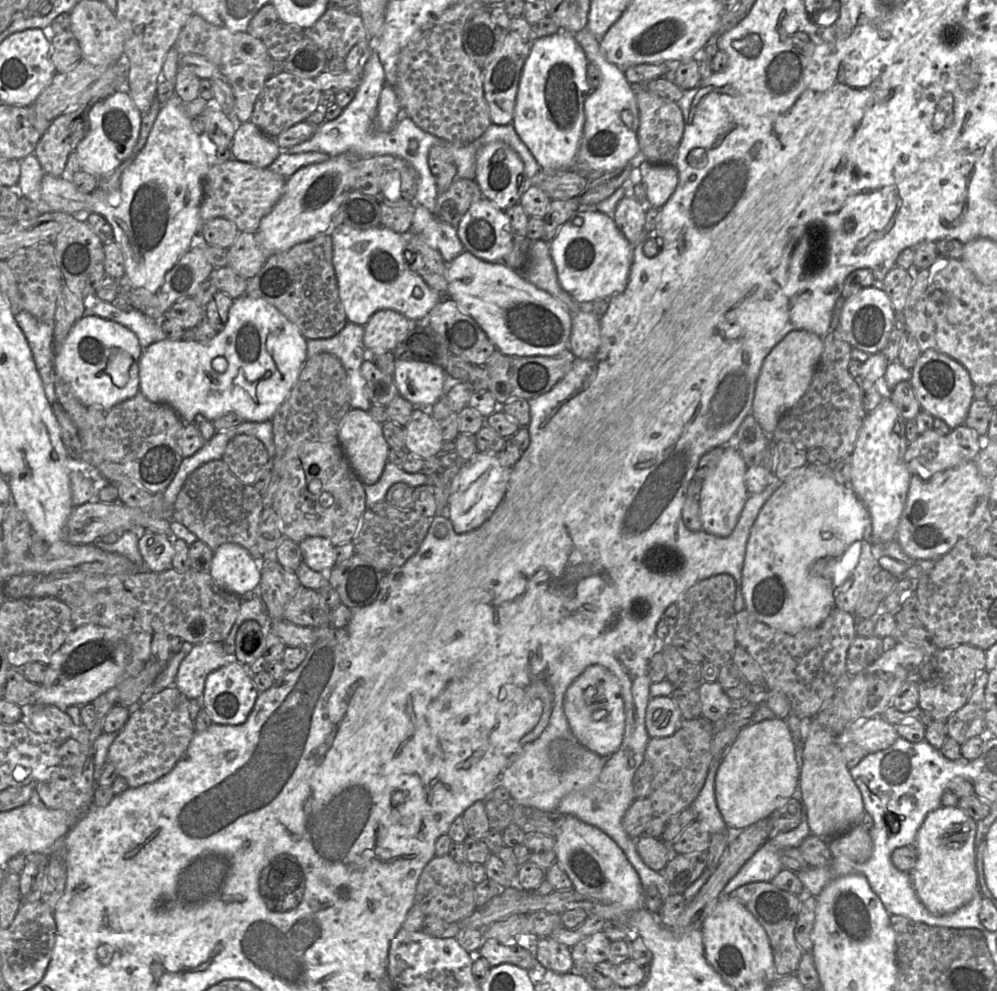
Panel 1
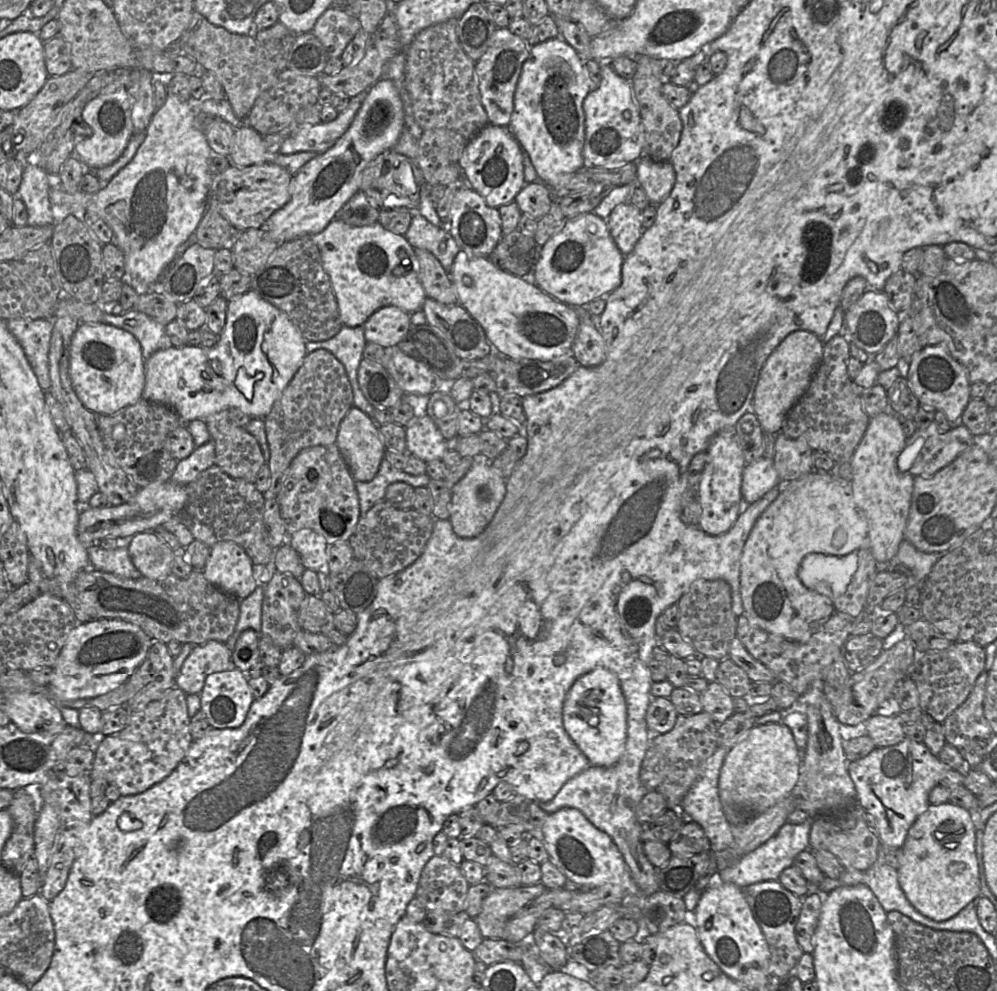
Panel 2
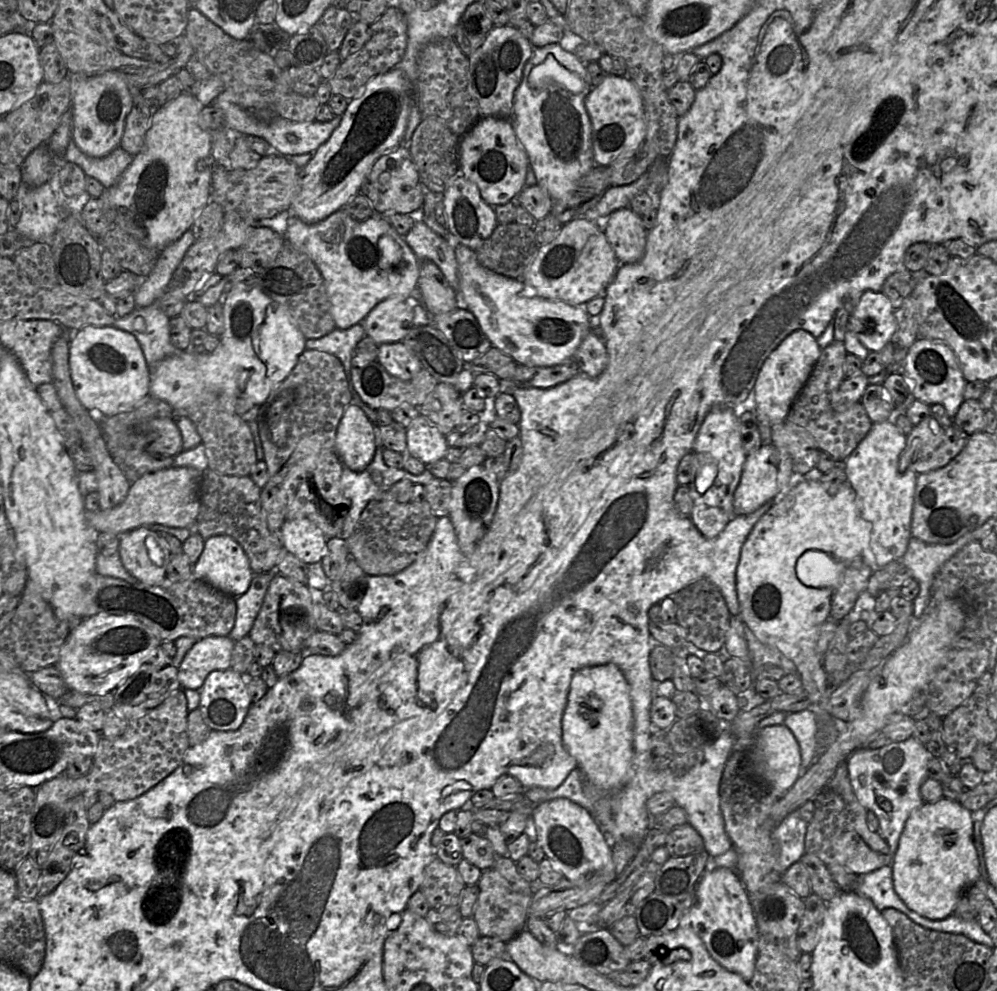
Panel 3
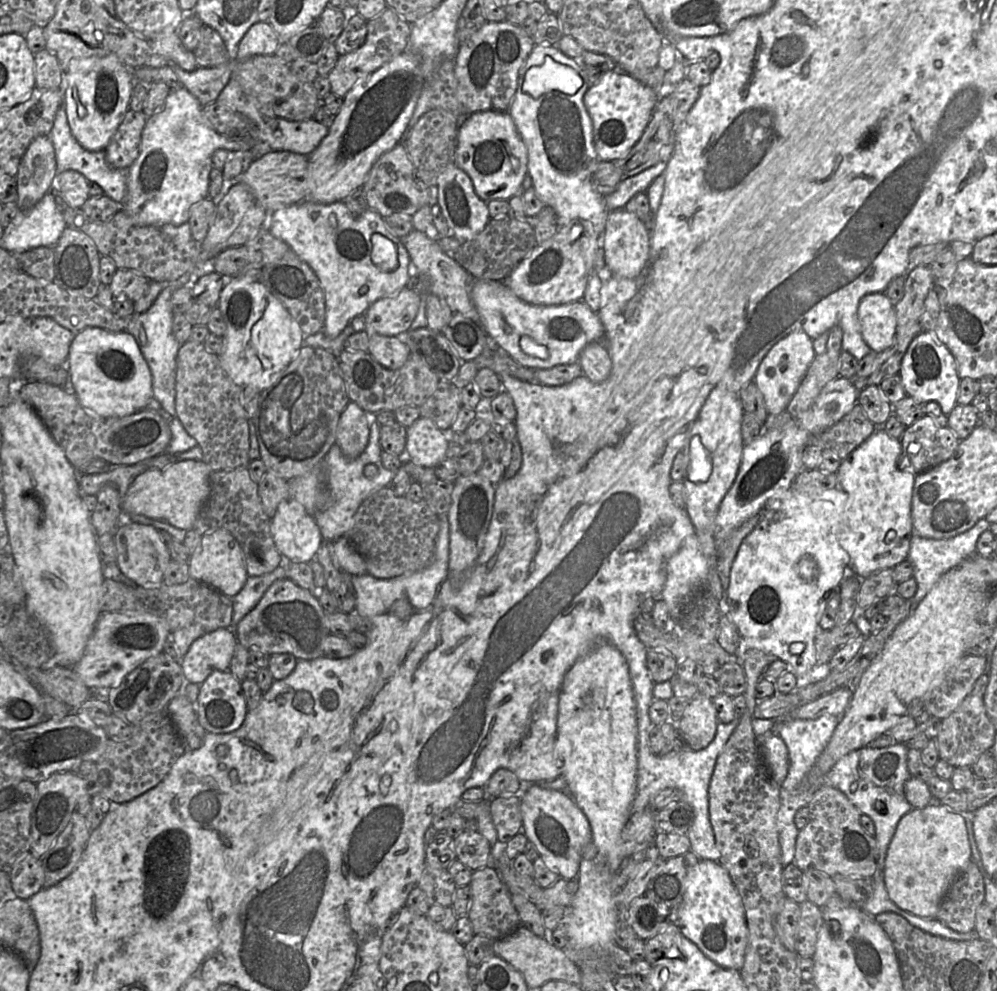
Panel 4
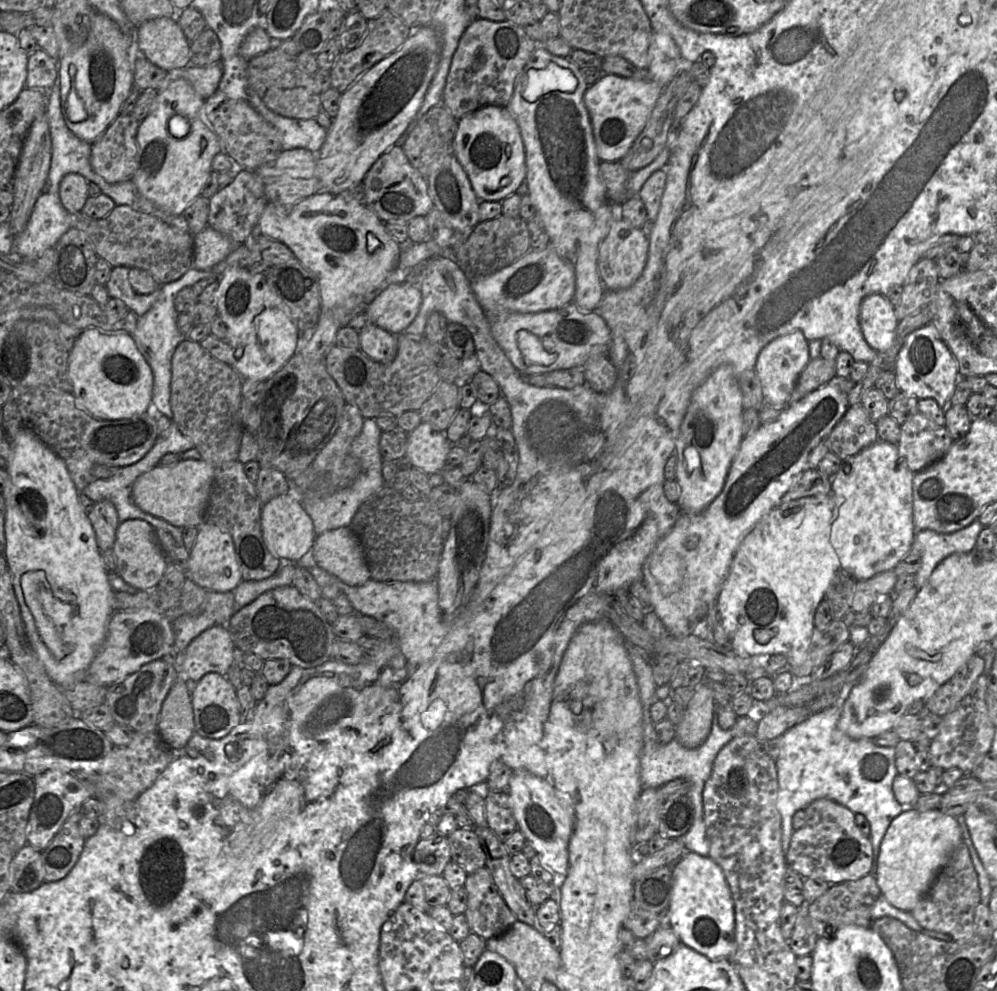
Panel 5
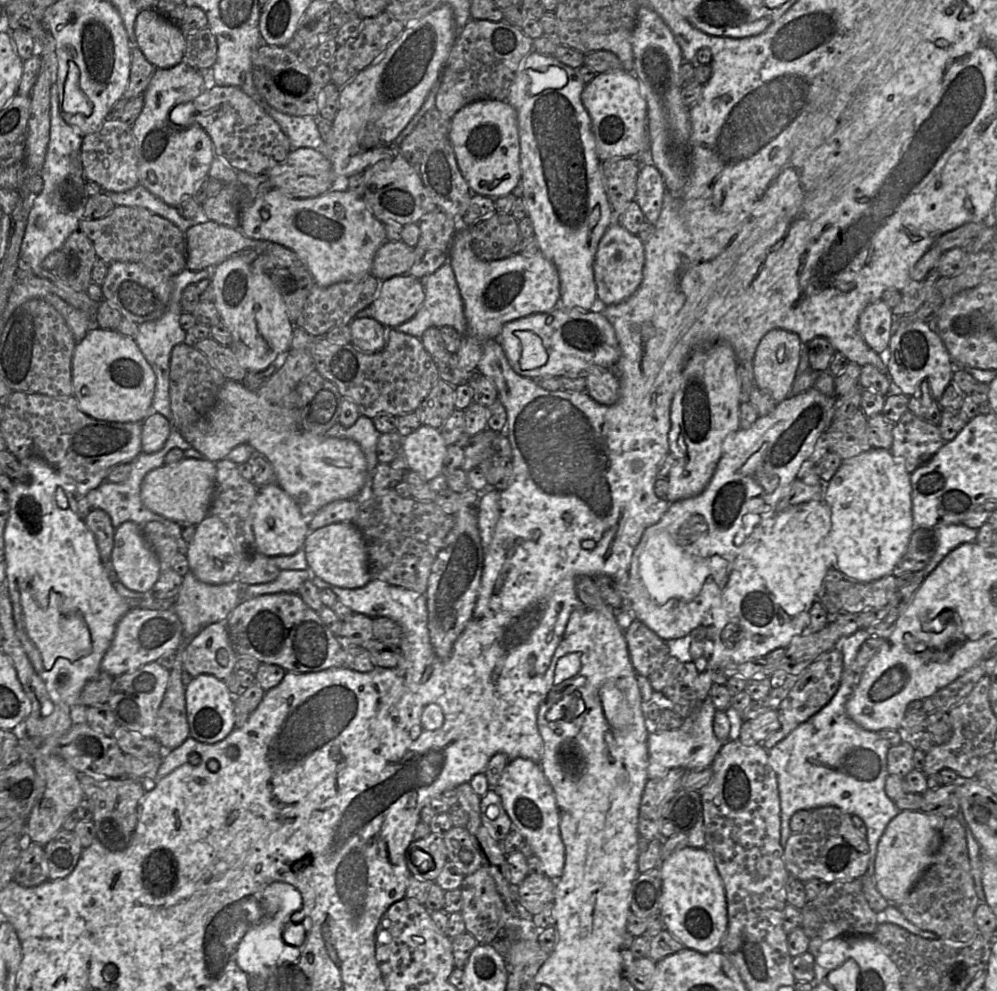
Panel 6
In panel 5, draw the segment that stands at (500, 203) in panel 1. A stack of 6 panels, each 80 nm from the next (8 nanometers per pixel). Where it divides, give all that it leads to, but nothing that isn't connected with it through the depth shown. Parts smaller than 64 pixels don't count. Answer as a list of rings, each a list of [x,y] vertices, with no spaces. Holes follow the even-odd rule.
[[[487,105],[458,120],[454,138],[454,154],[469,177],[480,200],[503,201],[515,194],[526,178],[525,148],[519,125],[506,106]]]

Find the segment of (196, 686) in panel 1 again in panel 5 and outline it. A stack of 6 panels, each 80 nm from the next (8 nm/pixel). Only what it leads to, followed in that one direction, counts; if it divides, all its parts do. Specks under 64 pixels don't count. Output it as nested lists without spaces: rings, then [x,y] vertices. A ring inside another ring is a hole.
[[[215,625],[194,638],[184,651],[182,673],[195,682],[210,672],[225,676],[238,659],[226,625]]]

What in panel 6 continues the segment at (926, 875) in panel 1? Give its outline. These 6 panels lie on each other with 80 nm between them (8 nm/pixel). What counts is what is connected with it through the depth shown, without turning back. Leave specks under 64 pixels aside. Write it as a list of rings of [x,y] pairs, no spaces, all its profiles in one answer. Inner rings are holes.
[[[903,810],[887,825],[877,847],[874,880],[877,890],[889,904],[902,901],[929,867],[945,818],[923,811]]]

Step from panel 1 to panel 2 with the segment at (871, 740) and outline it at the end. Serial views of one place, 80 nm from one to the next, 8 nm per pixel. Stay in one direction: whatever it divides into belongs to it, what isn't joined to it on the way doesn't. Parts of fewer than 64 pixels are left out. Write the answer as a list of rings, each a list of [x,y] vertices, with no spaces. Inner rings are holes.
[[[874,714],[866,722],[867,735],[876,748],[894,746],[906,738],[903,724],[897,716]]]

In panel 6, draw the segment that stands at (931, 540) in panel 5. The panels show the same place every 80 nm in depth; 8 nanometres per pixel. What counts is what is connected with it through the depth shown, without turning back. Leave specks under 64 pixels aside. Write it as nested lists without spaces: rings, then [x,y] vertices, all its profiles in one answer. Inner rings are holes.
[[[963,524],[938,526],[933,529],[938,540],[937,550],[929,564],[922,571],[915,572],[924,578],[928,577],[952,550],[964,543],[974,542],[977,537],[976,529]]]

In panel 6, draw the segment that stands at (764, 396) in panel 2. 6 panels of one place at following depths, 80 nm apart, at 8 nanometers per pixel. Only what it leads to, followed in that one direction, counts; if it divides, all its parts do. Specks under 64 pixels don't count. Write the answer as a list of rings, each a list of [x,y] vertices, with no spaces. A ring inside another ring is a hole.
[[[776,328],[761,339],[752,360],[755,385],[771,395],[776,403],[789,396],[800,362],[802,342],[793,332]]]

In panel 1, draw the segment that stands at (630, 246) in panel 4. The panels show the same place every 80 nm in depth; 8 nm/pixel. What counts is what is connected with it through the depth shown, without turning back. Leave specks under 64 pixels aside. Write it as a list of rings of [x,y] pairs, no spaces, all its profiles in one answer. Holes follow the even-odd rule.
[[[631,196],[622,198],[614,212],[613,221],[630,245],[636,245],[645,238],[645,215],[648,207],[642,206]]]

